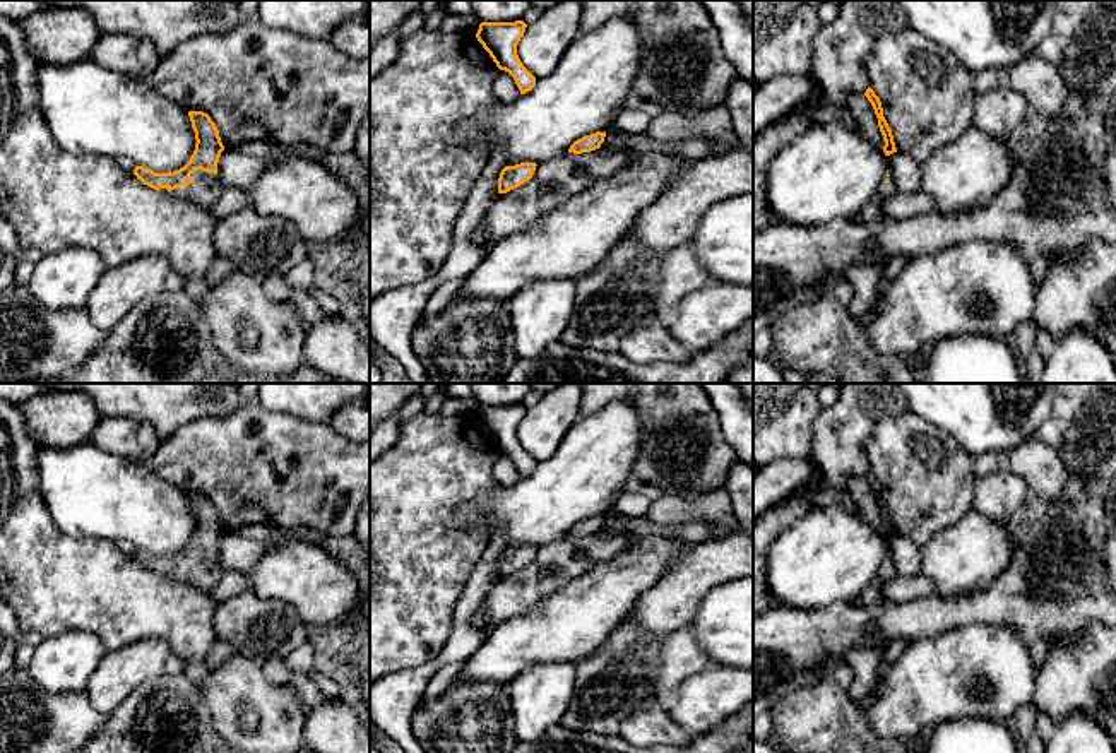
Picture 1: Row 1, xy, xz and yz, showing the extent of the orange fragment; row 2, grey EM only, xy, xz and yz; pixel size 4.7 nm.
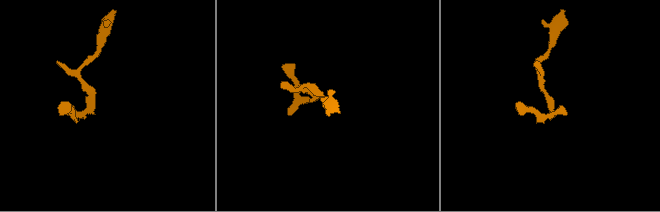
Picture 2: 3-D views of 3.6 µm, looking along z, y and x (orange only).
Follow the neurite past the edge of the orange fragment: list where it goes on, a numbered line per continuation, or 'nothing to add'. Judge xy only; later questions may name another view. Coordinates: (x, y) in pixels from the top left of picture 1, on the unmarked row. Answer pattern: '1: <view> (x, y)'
1: xy (204, 574)

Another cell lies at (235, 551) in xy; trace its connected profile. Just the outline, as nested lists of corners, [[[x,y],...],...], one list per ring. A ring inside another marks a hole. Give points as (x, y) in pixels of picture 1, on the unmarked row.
[[[279,527],[279,536],[267,543],[252,541],[233,531],[226,531],[217,544],[217,563],[223,572],[250,572],[264,556],[265,549],[286,543],[291,529]]]

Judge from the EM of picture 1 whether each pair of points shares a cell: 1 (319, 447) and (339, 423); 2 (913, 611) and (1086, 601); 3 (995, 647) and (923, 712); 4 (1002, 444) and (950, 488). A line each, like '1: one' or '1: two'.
1: two
2: one
3: one
4: two

